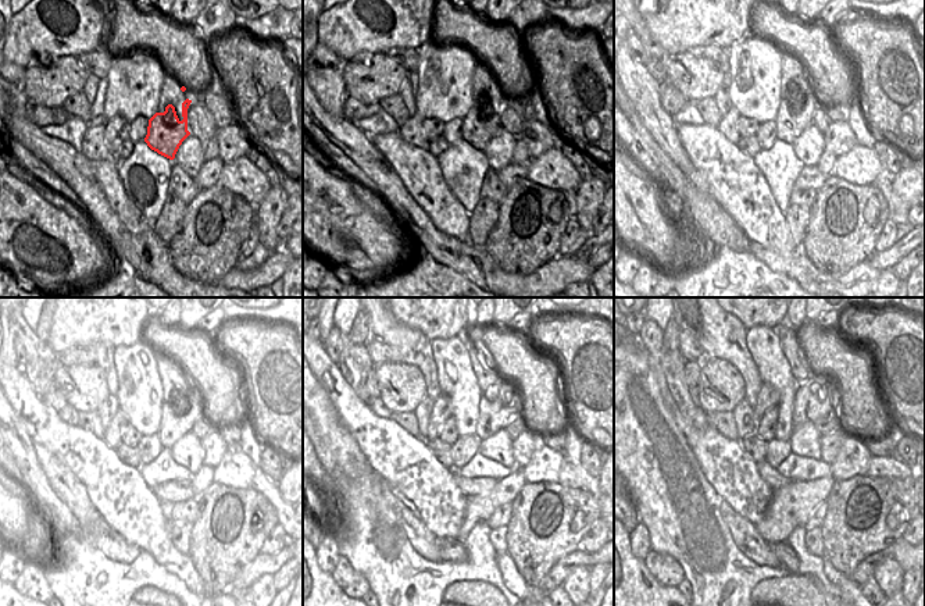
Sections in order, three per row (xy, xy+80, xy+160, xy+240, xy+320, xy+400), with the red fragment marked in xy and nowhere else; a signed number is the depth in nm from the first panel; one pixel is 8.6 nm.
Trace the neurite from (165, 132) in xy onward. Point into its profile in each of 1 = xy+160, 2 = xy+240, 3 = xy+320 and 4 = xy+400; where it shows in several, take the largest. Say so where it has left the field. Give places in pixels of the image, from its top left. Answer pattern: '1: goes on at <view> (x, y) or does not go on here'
1: goes on at xy+160 (795, 114)
2: goes on at xy+240 (178, 417)
3: goes on at xy+320 (496, 410)
4: goes on at xy+400 (815, 398)

